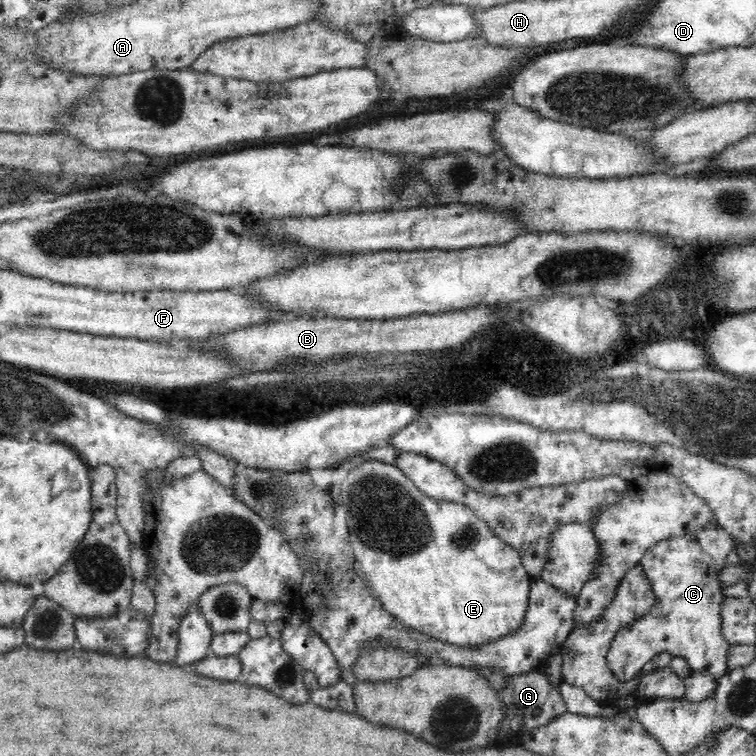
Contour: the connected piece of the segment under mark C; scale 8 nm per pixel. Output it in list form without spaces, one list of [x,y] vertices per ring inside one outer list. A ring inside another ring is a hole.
[[[718,522],[709,524],[702,530],[683,534],[682,536],[662,540],[652,546],[644,557],[645,574],[651,582],[655,594],[654,608],[650,614],[637,618],[632,624],[617,632],[607,654],[607,665],[620,681],[631,681],[656,654],[669,653],[686,659],[694,672],[703,672],[712,678],[722,678],[729,672],[727,650],[730,644],[722,636],[722,602],[728,597],[720,590],[720,574],[727,567],[728,554],[735,547],[732,535]]]

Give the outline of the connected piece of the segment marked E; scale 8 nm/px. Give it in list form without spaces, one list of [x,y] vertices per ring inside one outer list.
[[[362,461],[350,470],[347,478],[339,489],[339,502],[348,506],[347,526],[349,528],[350,544],[354,551],[356,569],[364,576],[370,590],[380,599],[384,610],[387,610],[402,625],[420,631],[442,642],[456,646],[479,647],[499,641],[507,634],[520,628],[529,606],[531,577],[523,566],[524,559],[513,547],[500,541],[493,530],[474,511],[455,502],[440,501],[430,498],[418,490],[418,487],[397,467],[380,461]]]

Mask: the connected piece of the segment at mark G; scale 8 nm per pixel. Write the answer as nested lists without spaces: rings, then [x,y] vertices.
[[[544,666],[527,673],[511,675],[508,686],[497,692],[500,702],[503,704],[505,719],[501,724],[495,747],[518,747],[522,744],[521,737],[526,730],[548,724],[550,721],[562,716],[568,707],[562,698],[559,686],[552,686],[544,671]]]

